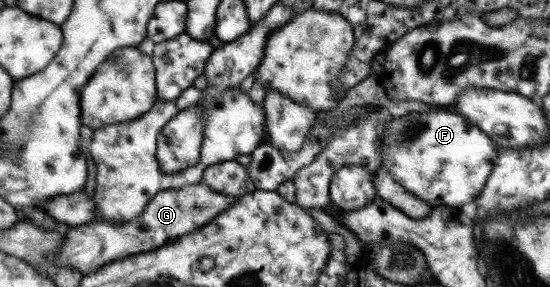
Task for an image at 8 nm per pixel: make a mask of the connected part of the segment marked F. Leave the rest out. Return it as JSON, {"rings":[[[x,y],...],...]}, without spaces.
{"rings":[[[436,110],[420,113],[411,111],[404,117],[393,117],[385,126],[379,144],[379,157],[380,165],[384,165],[396,178],[396,182],[412,196],[421,198],[432,207],[442,204],[460,207],[466,202],[472,202],[482,190],[499,149],[475,124],[458,113]]]}

